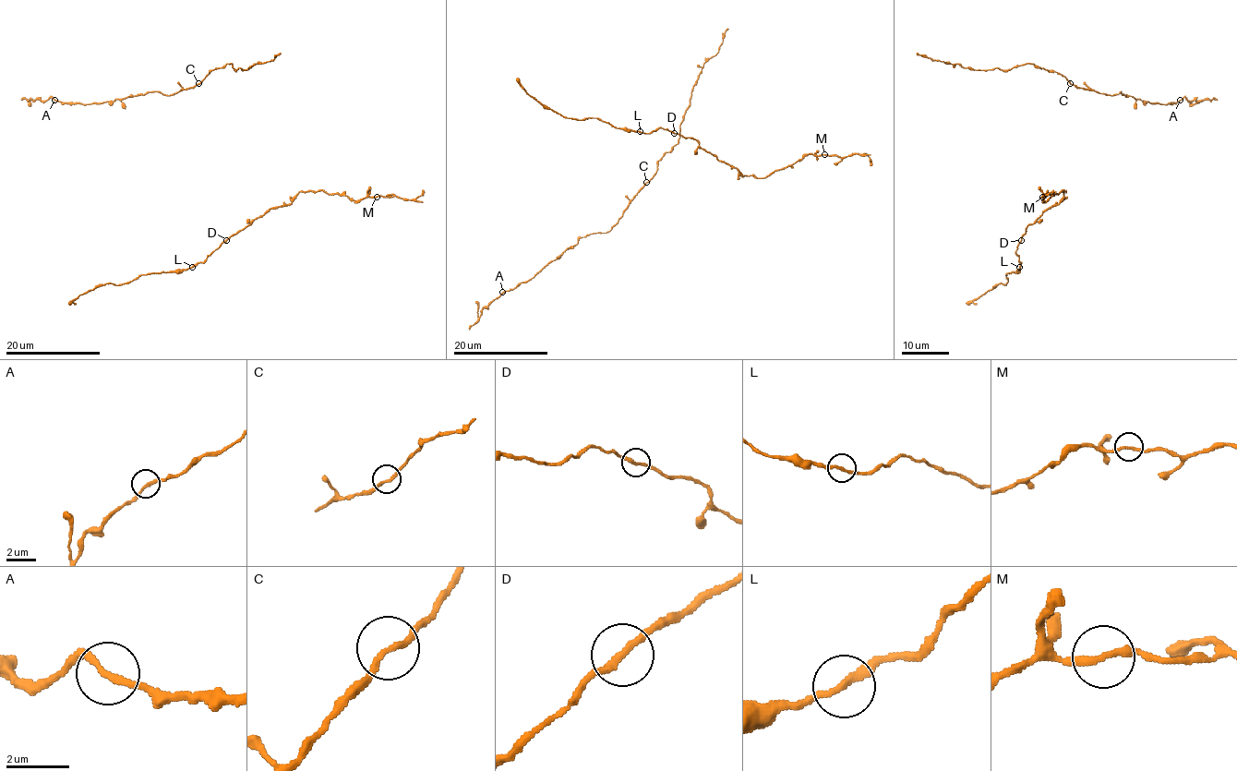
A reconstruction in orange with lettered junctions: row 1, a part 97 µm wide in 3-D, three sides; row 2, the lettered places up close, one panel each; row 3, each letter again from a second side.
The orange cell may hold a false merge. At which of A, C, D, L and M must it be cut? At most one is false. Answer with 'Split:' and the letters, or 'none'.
Split: M

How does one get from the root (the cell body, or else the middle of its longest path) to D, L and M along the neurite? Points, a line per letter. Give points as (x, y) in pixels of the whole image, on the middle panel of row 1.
D: (737, 179), (739, 172), (736, 168), (703, 150), (695, 139), (674, 133)
L: (737, 179), (739, 172), (736, 168), (703, 150), (693, 138), (661, 128), (651, 133), (640, 131)
M: (737, 179), (748, 175), (766, 177), (809, 154), (824, 154)

